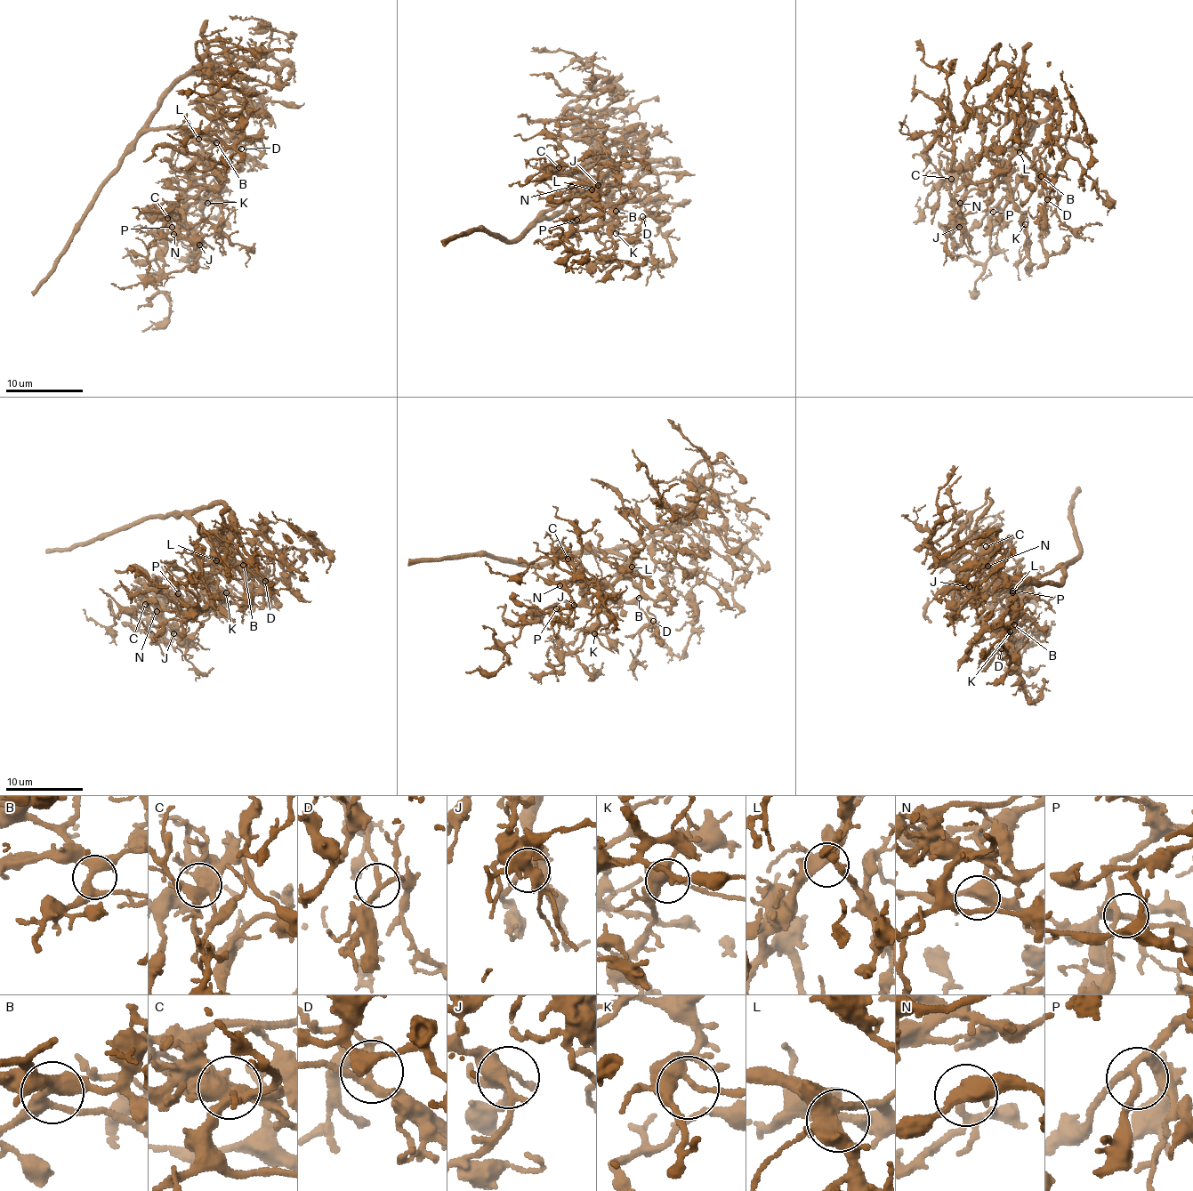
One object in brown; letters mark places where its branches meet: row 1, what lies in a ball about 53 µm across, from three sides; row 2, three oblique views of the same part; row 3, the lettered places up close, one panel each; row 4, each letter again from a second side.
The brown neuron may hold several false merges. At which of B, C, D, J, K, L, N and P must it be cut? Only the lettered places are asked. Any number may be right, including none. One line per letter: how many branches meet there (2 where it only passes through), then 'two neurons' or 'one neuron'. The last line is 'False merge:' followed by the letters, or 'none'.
B: 4 | one neuron
C: 5 | one neuron
D: 5 | one neuron
J: 5 | one neuron
K: 3 | one neuron
L: 5 | one neuron
N: 3 | one neuron
P: 3 | one neuron
False merge: none

